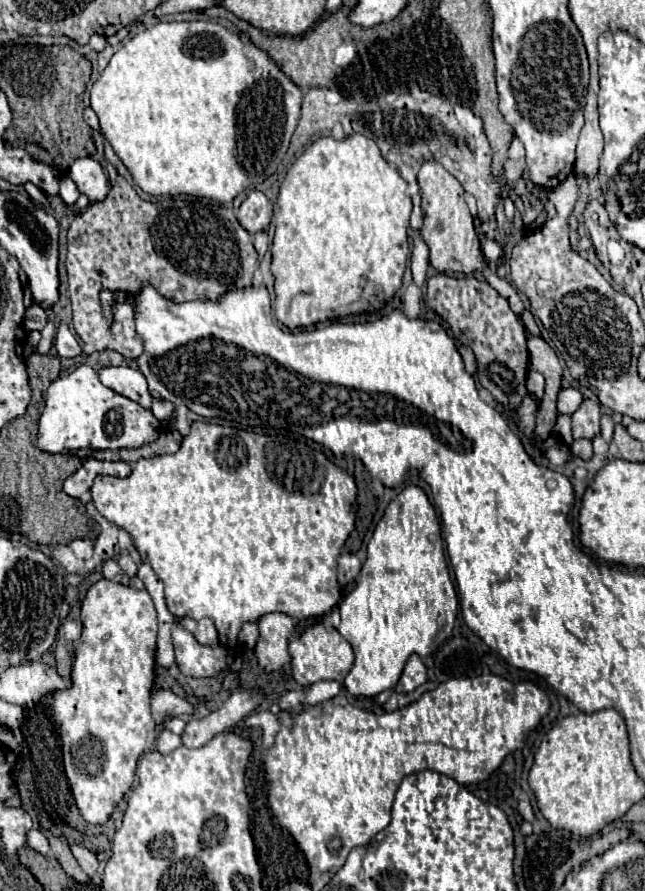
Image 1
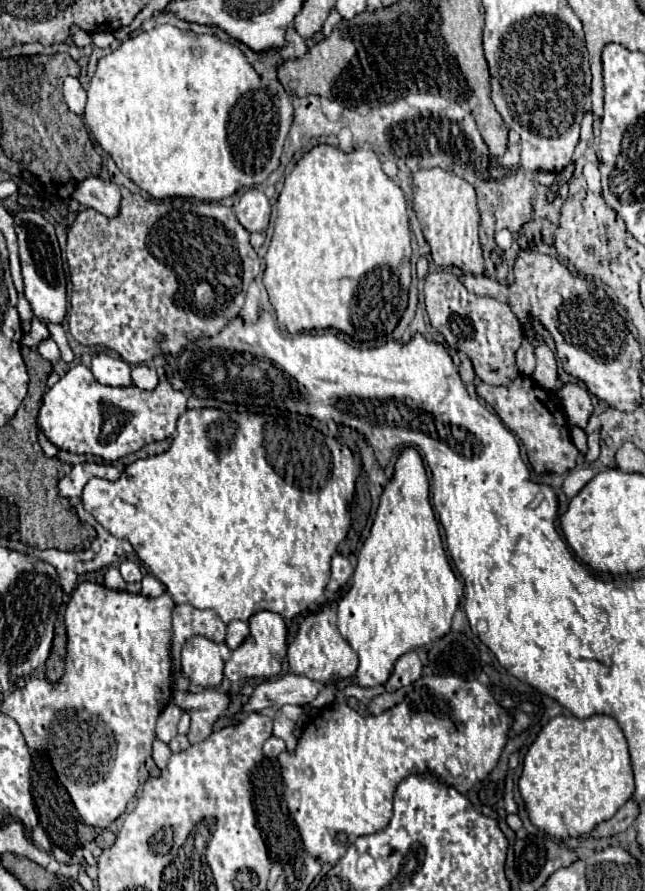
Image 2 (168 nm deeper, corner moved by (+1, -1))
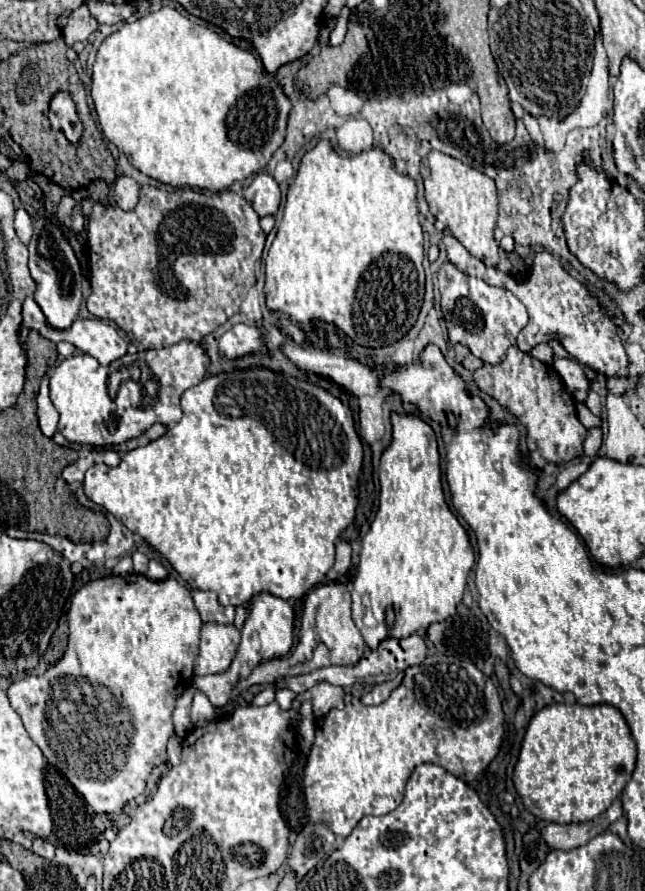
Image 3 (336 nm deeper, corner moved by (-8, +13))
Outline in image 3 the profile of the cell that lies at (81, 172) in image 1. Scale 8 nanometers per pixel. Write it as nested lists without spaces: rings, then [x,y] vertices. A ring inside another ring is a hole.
[[[126,175],[118,177],[116,185],[114,185],[116,205],[124,211],[132,211],[138,205],[138,191],[140,191],[140,185],[134,179],[130,179]]]

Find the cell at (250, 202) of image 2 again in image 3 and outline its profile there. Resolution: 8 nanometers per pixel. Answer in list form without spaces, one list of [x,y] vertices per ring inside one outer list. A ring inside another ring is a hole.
[[[258,173],[250,187],[244,191],[244,197],[260,217],[276,215],[280,205],[280,187],[270,175]]]

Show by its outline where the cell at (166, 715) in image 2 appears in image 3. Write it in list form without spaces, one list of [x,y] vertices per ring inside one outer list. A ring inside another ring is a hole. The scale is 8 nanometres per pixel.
[[[258,593],[252,601],[252,607],[250,607],[250,613],[248,613],[248,619],[244,623],[244,627],[241,629],[240,647],[238,647],[238,653],[232,661],[232,665],[224,671],[224,673],[218,673],[214,675],[214,679],[210,679],[210,675],[204,675],[204,677],[194,677],[192,685],[178,697],[178,703],[174,709],[174,727],[176,727],[176,735],[178,737],[184,737],[186,733],[191,731],[194,727],[190,720],[190,703],[192,703],[192,697],[194,697],[194,691],[204,691],[208,695],[208,699],[212,701],[214,707],[222,707],[230,701],[230,695],[232,695],[232,689],[238,681],[242,681],[244,677],[248,677],[252,673],[252,669],[262,663],[262,661],[270,661],[270,659],[276,659],[276,657],[284,657],[288,655],[290,647],[292,647],[292,641],[294,641],[294,613],[292,613],[292,607],[288,605],[288,601],[280,599],[280,597],[274,597],[270,593]]]

